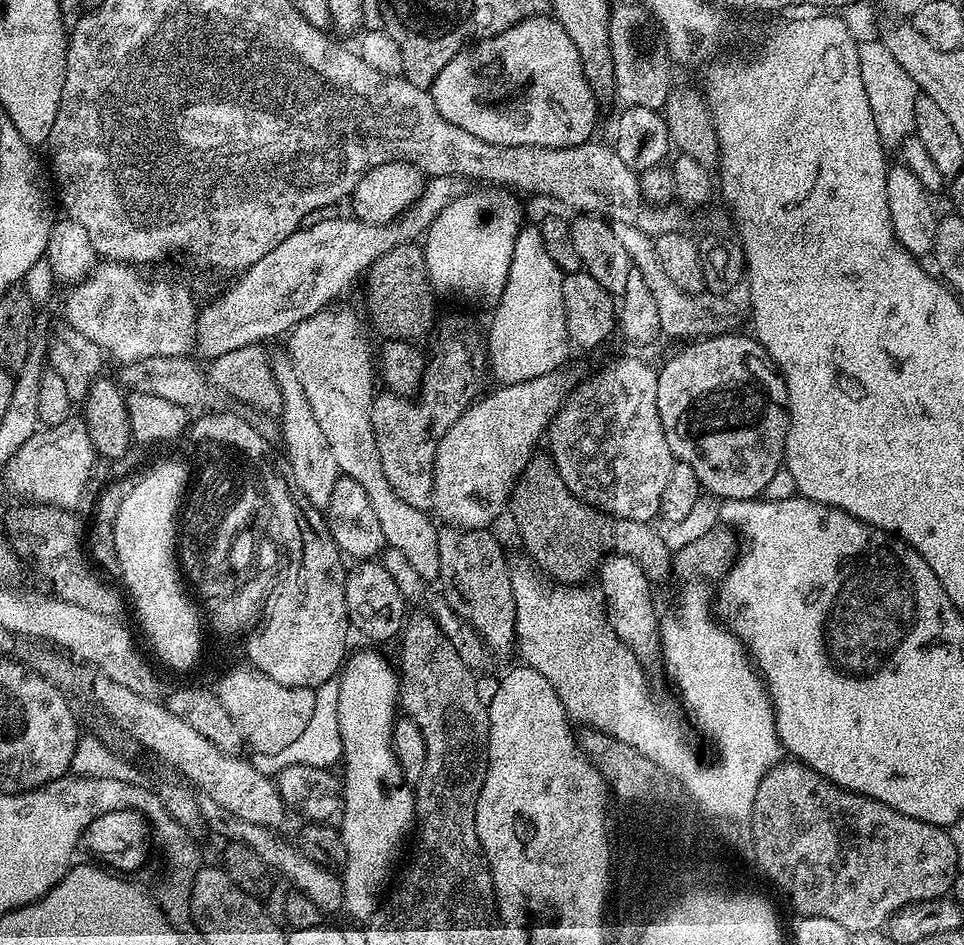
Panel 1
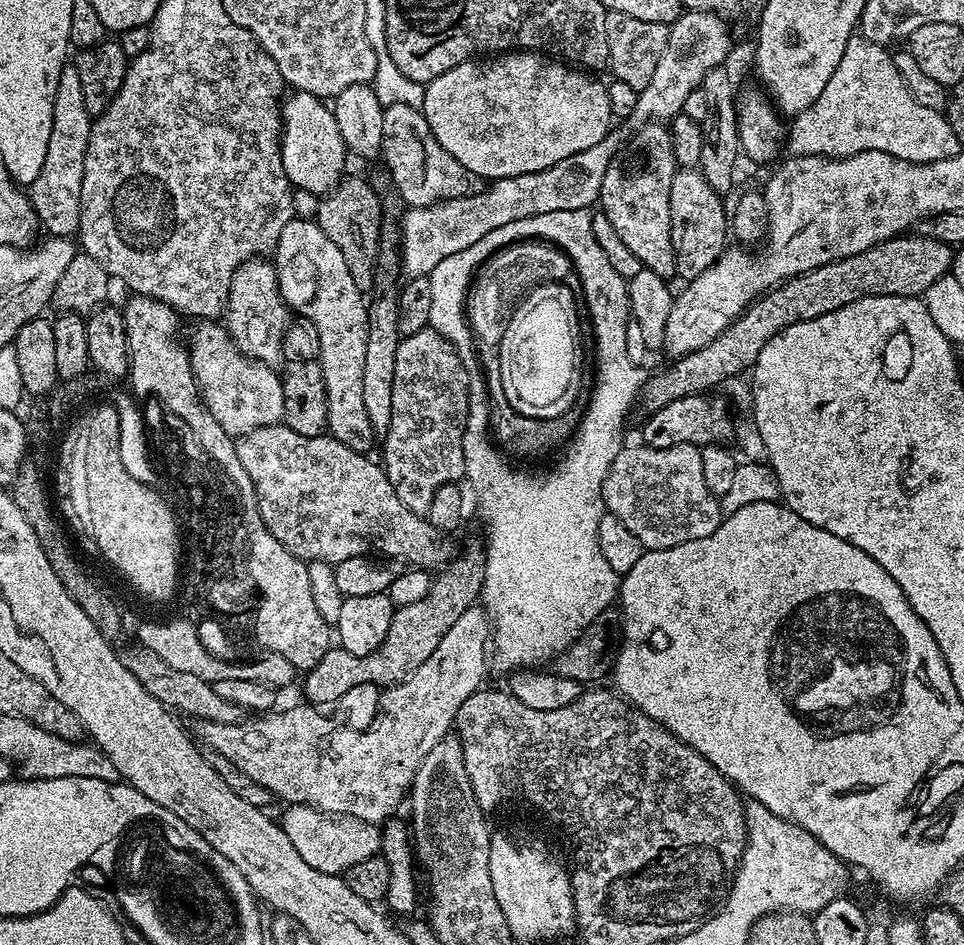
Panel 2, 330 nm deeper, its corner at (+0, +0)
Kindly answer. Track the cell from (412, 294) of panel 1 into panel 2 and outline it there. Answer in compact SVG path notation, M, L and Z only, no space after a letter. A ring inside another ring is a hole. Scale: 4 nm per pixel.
M350 176L341 179L331 192L320 197L315 222L322 230L322 234L326 234L326 238L330 238L330 242L334 242L338 250L342 250L342 258L346 258L346 270L350 270L354 286L358 286L360 292L368 294L376 282L376 255L380 253L382 196L366 181Z

